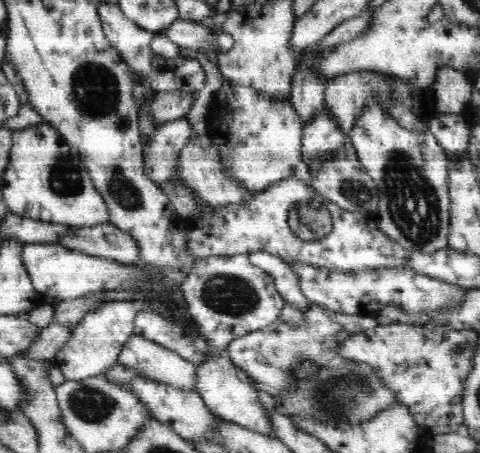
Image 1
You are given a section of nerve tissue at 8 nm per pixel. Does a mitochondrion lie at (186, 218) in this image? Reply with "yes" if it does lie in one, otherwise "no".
no

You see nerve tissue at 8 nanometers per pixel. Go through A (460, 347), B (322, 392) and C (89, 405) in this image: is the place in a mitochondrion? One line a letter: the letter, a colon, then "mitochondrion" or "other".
A: mitochondrion
B: mitochondrion
C: mitochondrion

